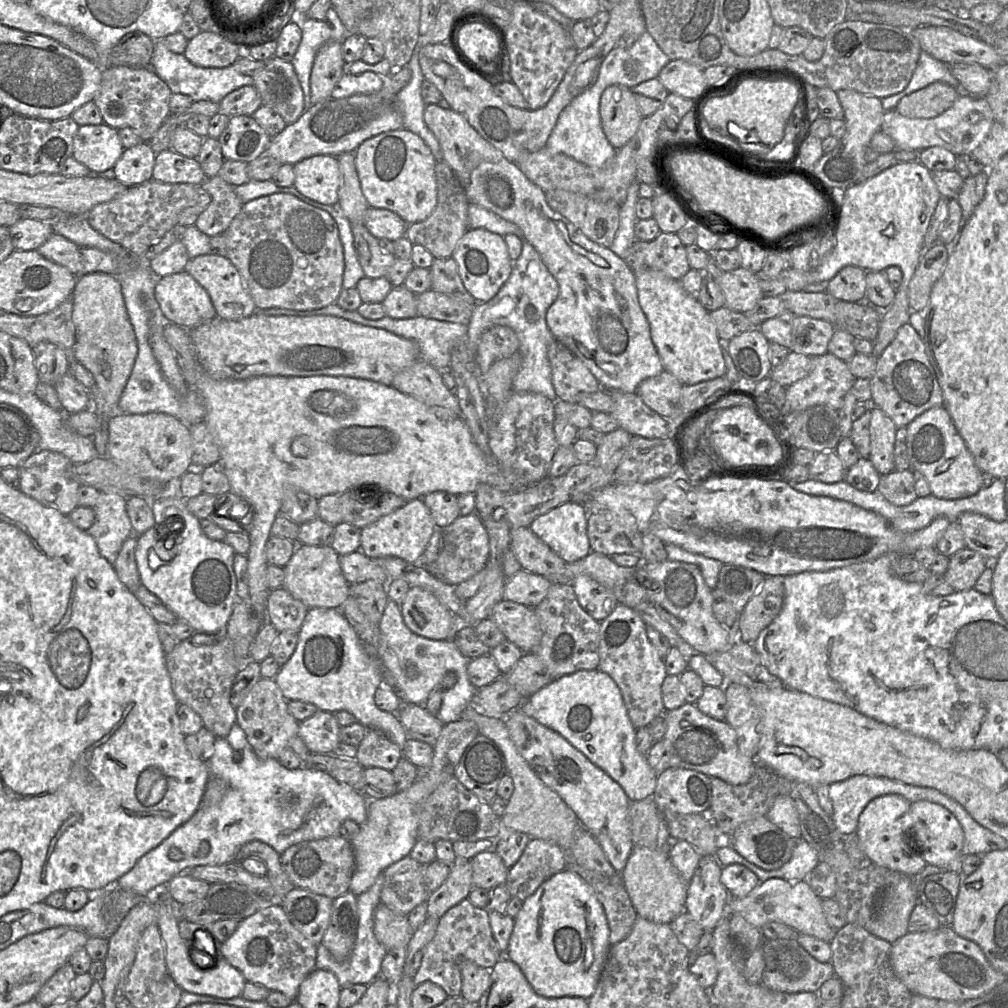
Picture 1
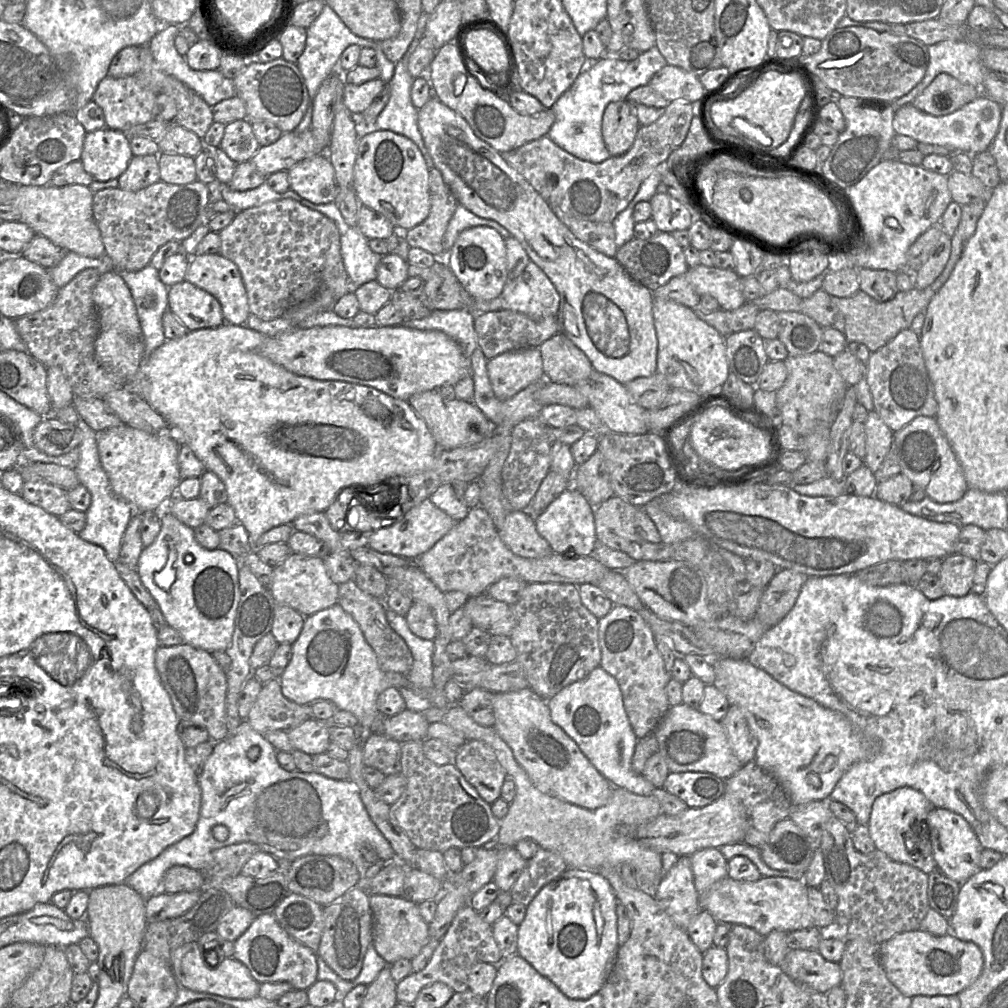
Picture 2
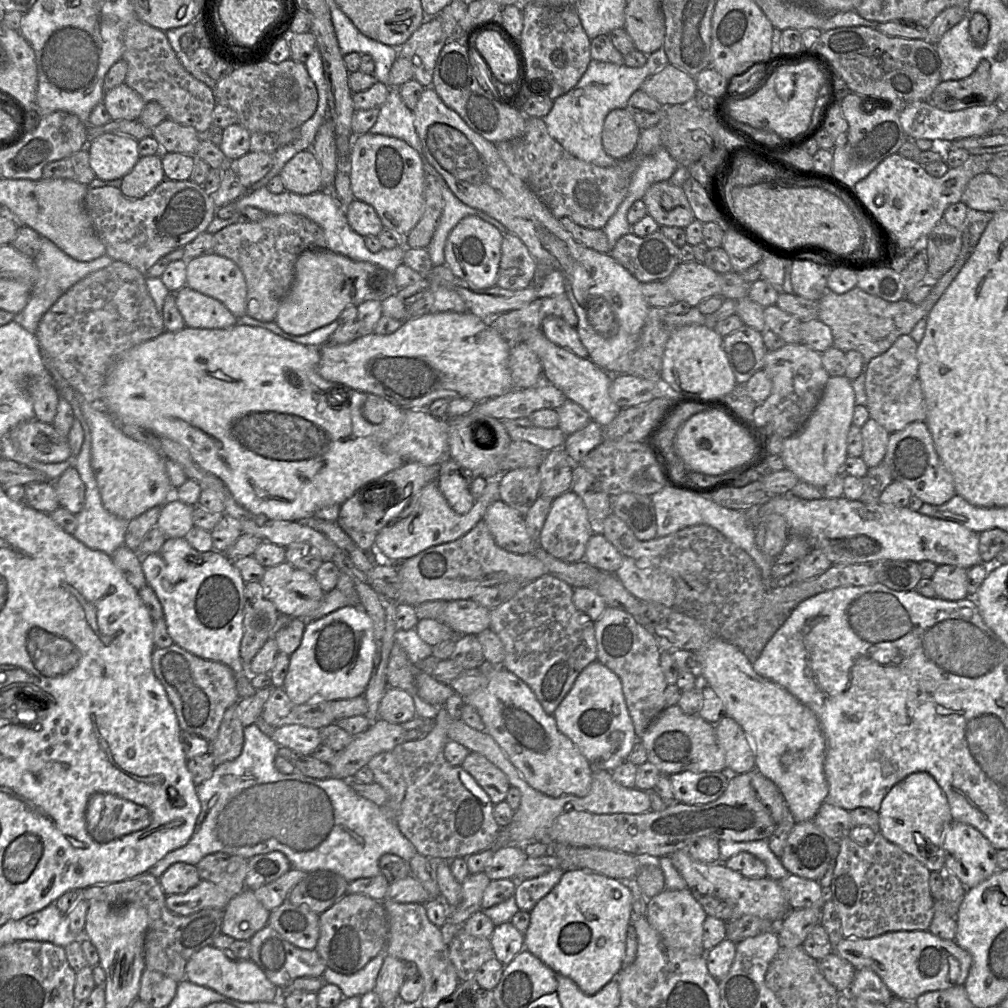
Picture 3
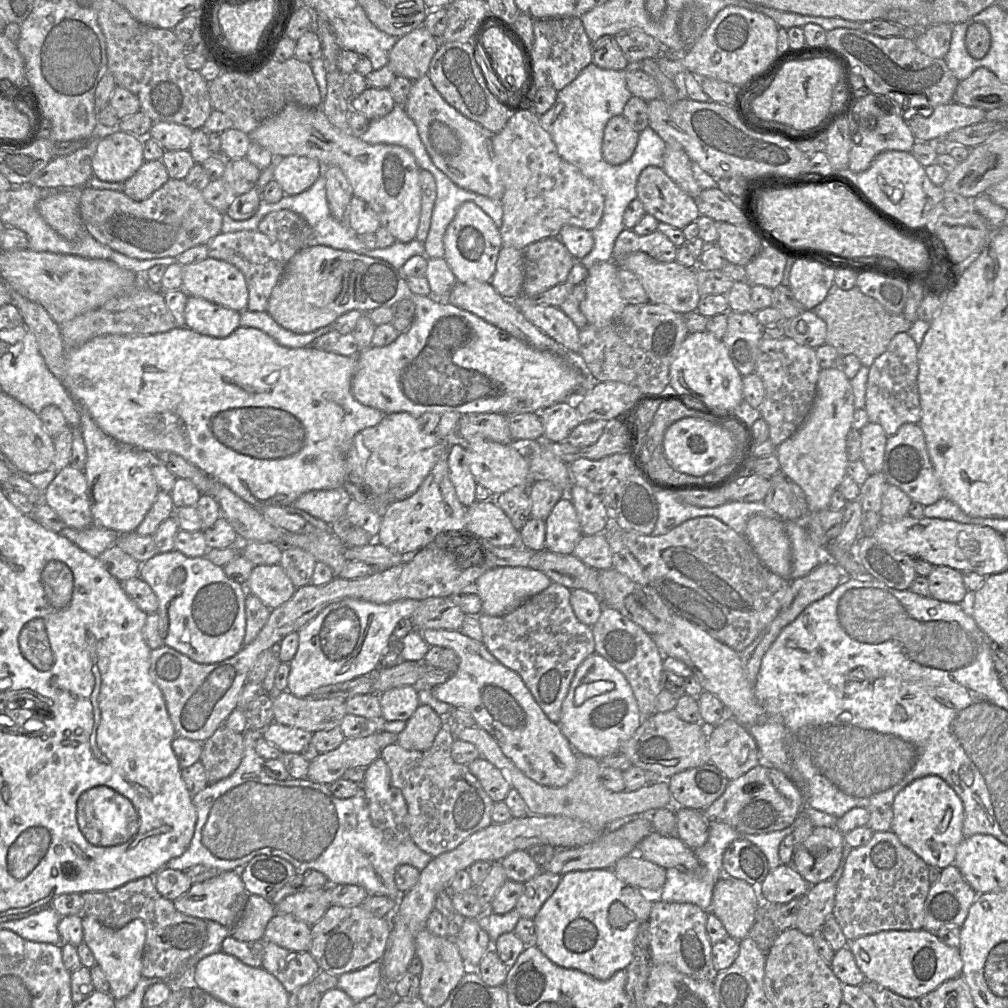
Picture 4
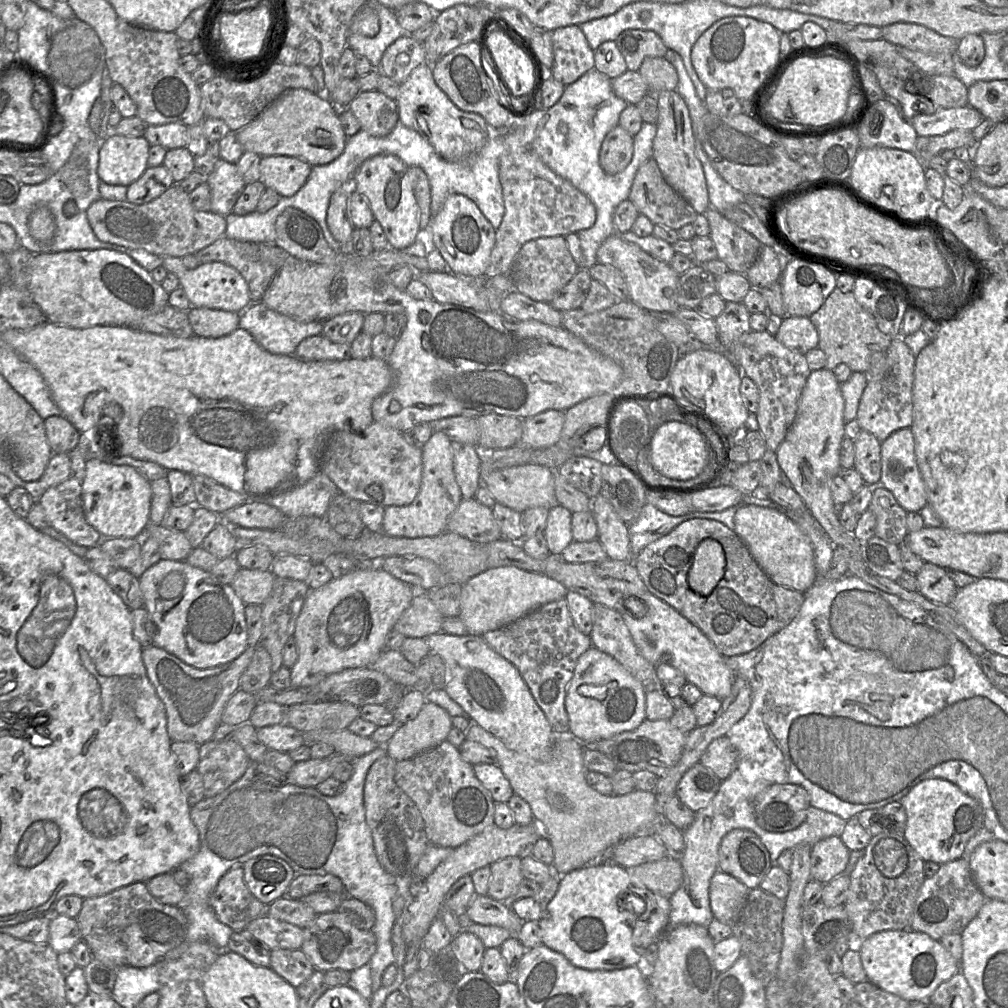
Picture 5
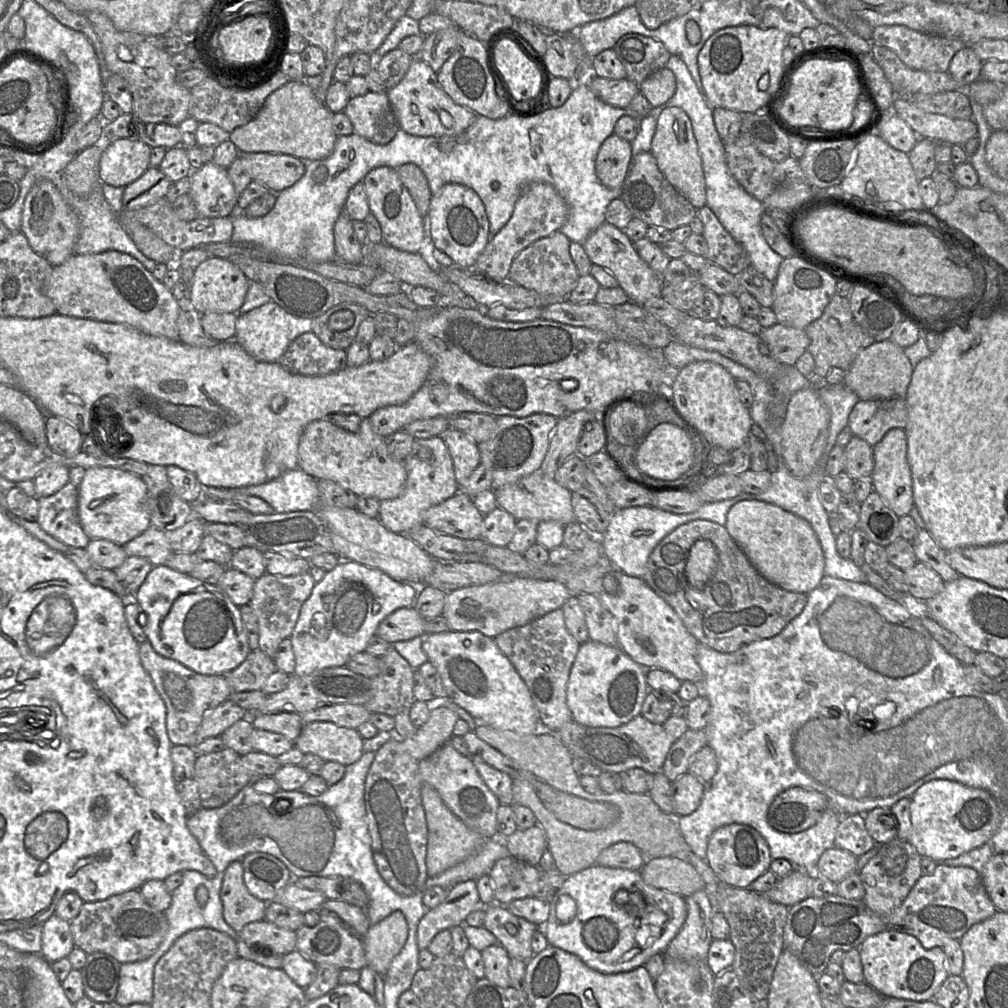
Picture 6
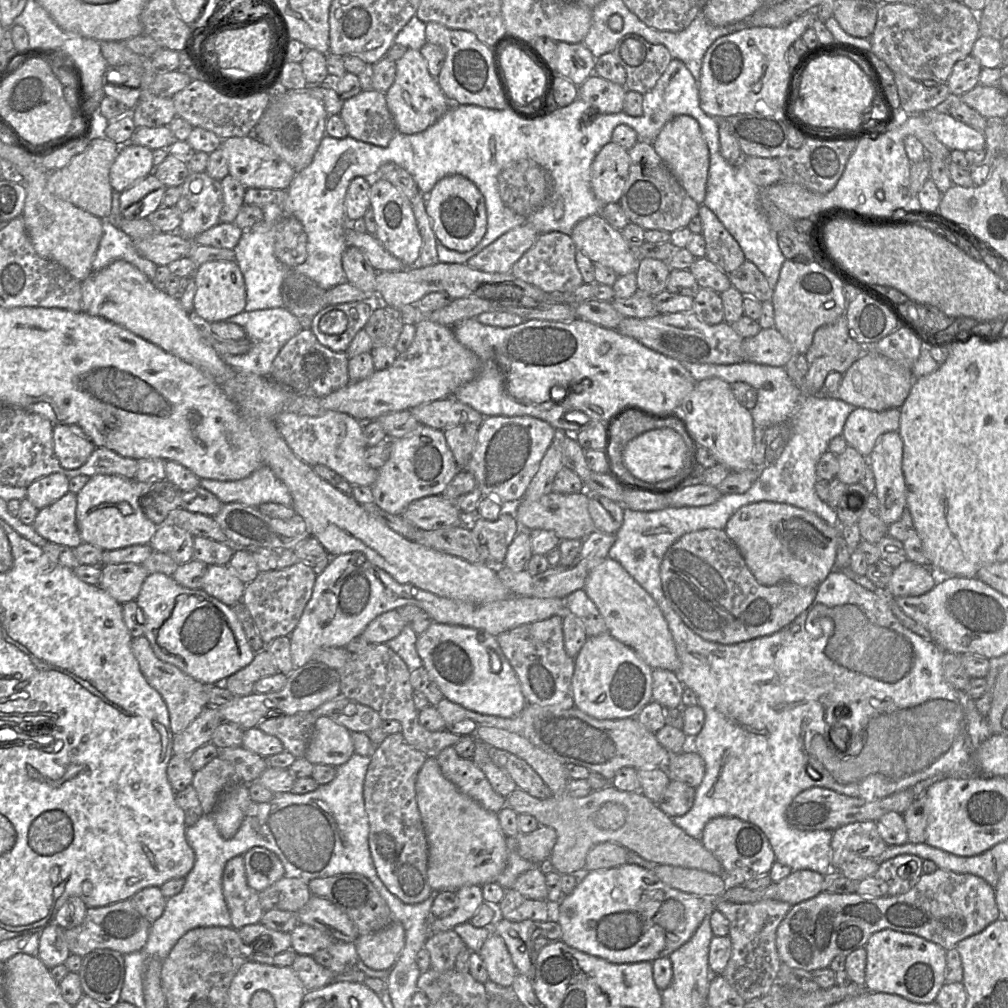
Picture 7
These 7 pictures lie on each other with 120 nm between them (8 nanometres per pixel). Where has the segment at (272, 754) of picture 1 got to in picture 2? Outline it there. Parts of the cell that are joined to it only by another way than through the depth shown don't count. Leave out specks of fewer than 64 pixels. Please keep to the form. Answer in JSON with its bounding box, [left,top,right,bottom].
[246,678,311,734]

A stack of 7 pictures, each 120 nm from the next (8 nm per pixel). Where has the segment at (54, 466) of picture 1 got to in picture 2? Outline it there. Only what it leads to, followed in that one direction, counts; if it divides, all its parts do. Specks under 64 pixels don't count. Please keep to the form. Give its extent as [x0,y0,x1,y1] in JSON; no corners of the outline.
[20,480,71,517]

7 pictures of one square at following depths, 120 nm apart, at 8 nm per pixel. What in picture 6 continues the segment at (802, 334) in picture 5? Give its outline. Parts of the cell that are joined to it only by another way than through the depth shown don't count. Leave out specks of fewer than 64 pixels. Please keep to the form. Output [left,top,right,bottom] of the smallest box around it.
[759,323,810,366]

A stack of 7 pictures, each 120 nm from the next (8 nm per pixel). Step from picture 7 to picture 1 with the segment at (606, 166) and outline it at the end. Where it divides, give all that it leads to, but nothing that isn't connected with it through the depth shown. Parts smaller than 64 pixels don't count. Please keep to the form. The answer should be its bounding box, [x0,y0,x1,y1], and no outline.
[599,84,643,150]

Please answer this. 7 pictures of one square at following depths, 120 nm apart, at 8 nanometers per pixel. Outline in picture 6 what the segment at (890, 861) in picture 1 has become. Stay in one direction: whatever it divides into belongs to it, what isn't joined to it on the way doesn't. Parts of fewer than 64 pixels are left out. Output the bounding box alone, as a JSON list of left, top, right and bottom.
[909,779,1001,863]

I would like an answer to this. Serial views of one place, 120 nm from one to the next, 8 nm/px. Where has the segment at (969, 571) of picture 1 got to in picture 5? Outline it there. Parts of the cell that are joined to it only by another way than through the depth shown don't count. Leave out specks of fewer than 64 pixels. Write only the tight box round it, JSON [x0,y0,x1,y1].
[916,562,958,605]

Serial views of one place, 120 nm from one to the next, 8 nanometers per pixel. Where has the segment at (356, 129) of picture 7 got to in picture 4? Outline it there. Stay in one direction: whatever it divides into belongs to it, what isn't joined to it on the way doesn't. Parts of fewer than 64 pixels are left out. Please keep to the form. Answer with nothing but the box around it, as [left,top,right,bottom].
[350,87,395,121]

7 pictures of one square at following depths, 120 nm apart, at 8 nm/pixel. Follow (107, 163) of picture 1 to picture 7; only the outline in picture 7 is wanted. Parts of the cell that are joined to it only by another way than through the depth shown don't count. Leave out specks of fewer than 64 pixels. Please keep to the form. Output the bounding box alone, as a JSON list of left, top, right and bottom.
[109,142,153,192]

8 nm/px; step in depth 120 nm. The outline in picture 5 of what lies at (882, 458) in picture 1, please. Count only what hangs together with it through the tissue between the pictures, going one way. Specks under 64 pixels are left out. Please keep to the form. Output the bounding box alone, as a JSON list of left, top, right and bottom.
[854,430,881,487]

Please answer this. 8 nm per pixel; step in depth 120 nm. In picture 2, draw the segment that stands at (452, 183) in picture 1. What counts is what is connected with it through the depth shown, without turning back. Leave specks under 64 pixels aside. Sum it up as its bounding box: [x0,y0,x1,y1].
[404,168,458,260]

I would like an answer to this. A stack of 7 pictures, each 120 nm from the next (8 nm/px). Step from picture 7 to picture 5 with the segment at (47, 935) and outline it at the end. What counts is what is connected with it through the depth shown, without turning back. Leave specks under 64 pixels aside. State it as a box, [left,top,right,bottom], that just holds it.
[48,914,82,952]

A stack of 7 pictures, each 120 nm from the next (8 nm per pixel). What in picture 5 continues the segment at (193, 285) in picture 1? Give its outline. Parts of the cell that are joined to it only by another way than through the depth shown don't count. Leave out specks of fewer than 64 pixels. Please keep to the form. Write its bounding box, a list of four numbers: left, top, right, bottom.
[188,307,240,338]

